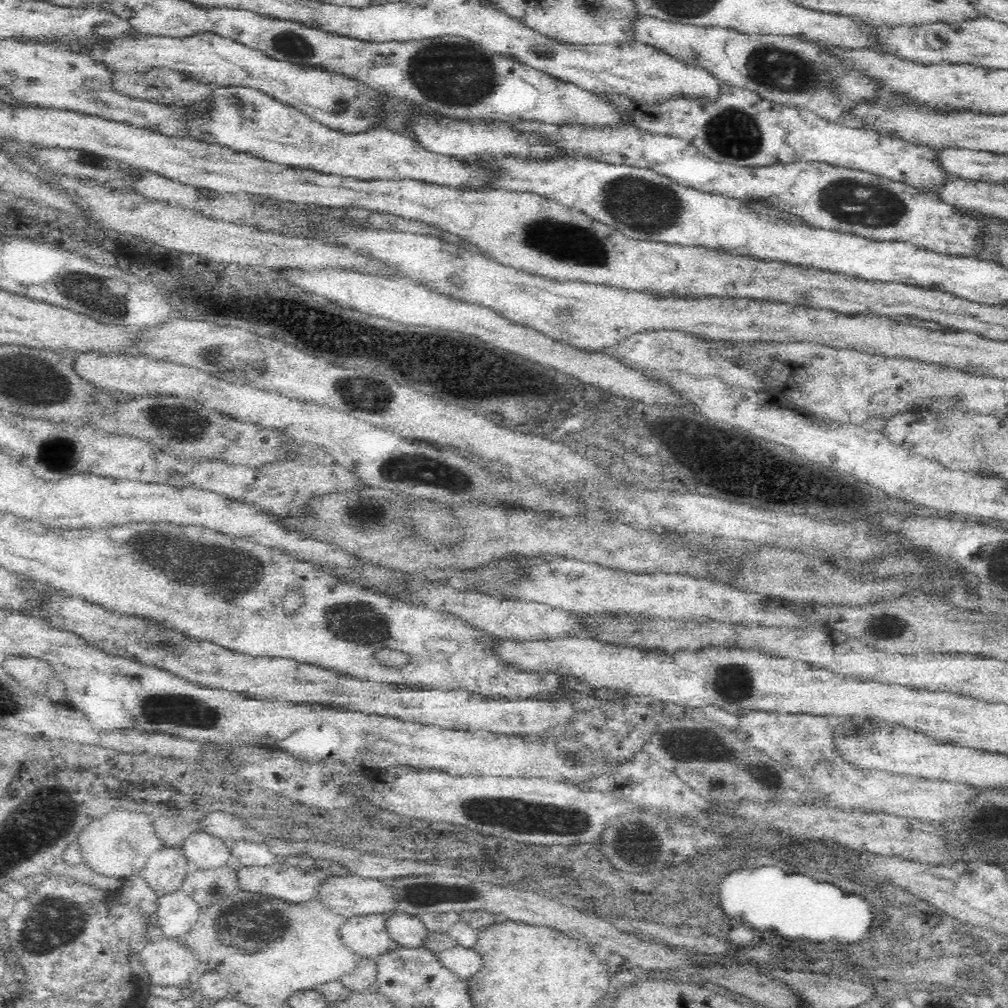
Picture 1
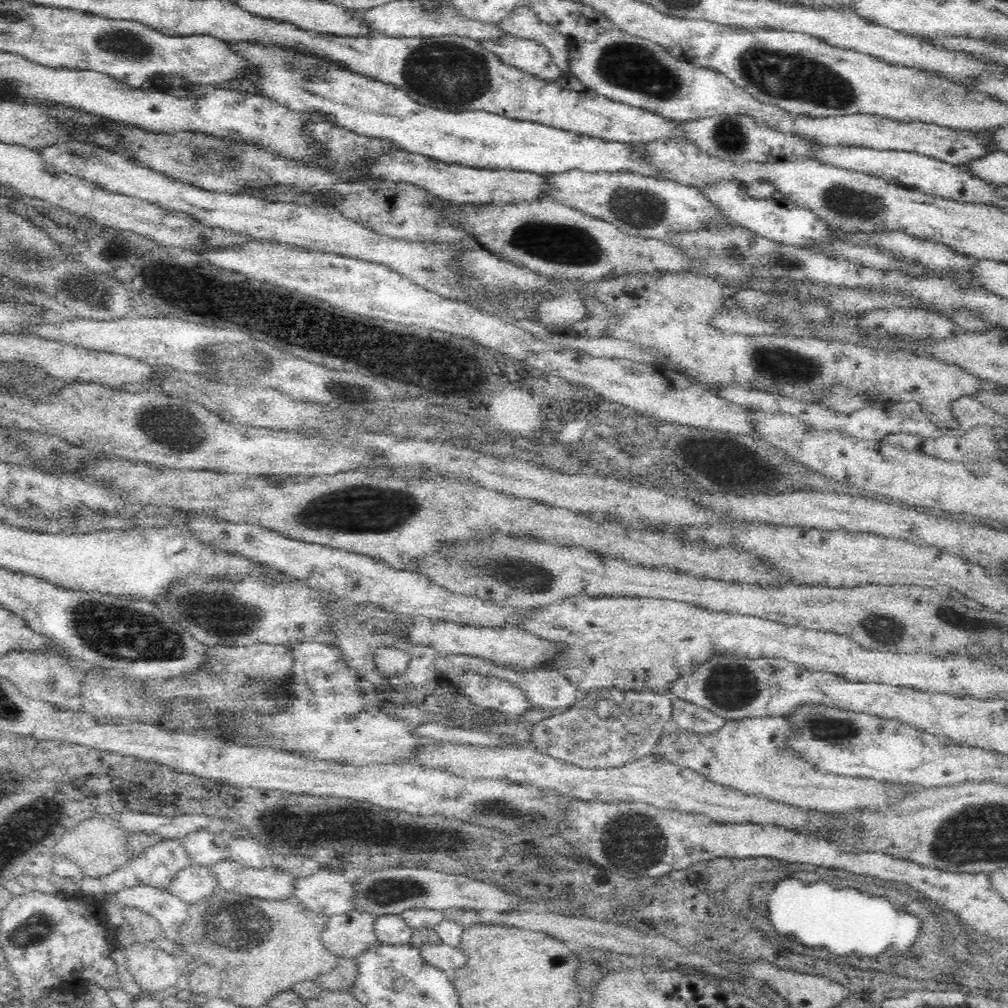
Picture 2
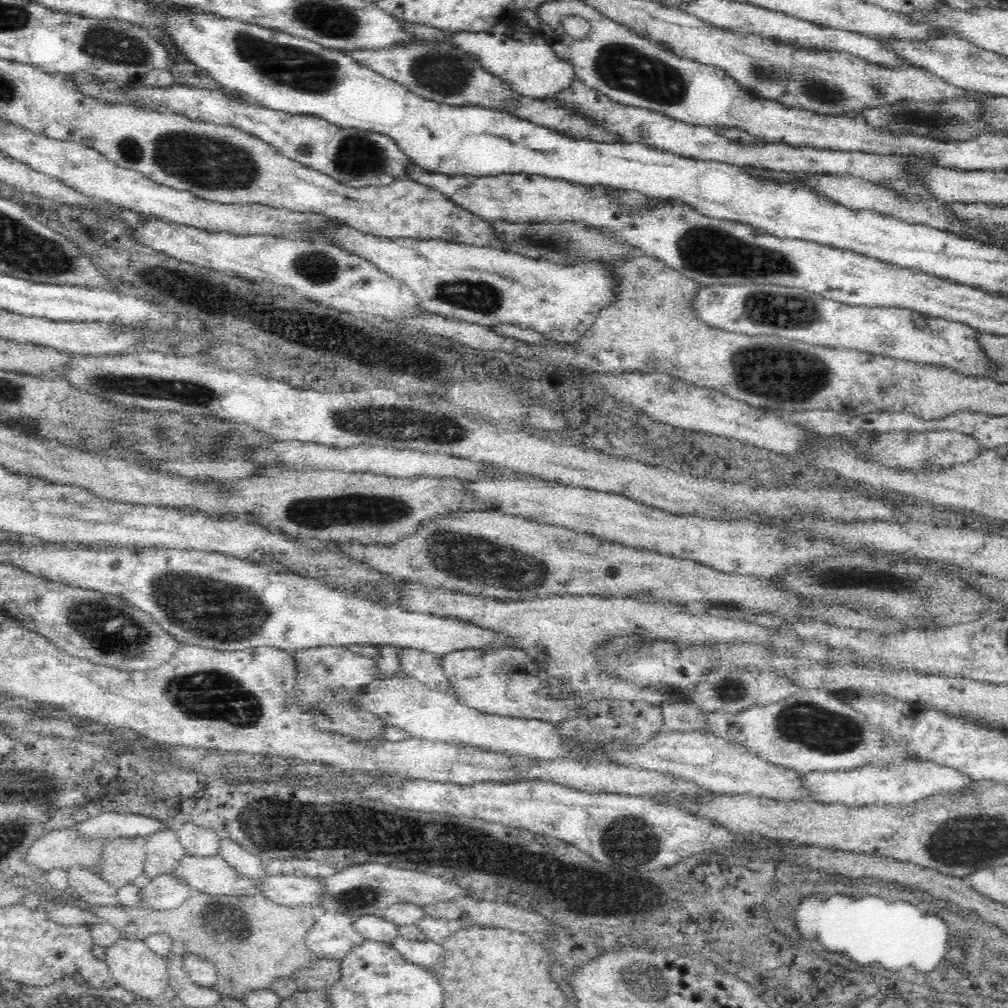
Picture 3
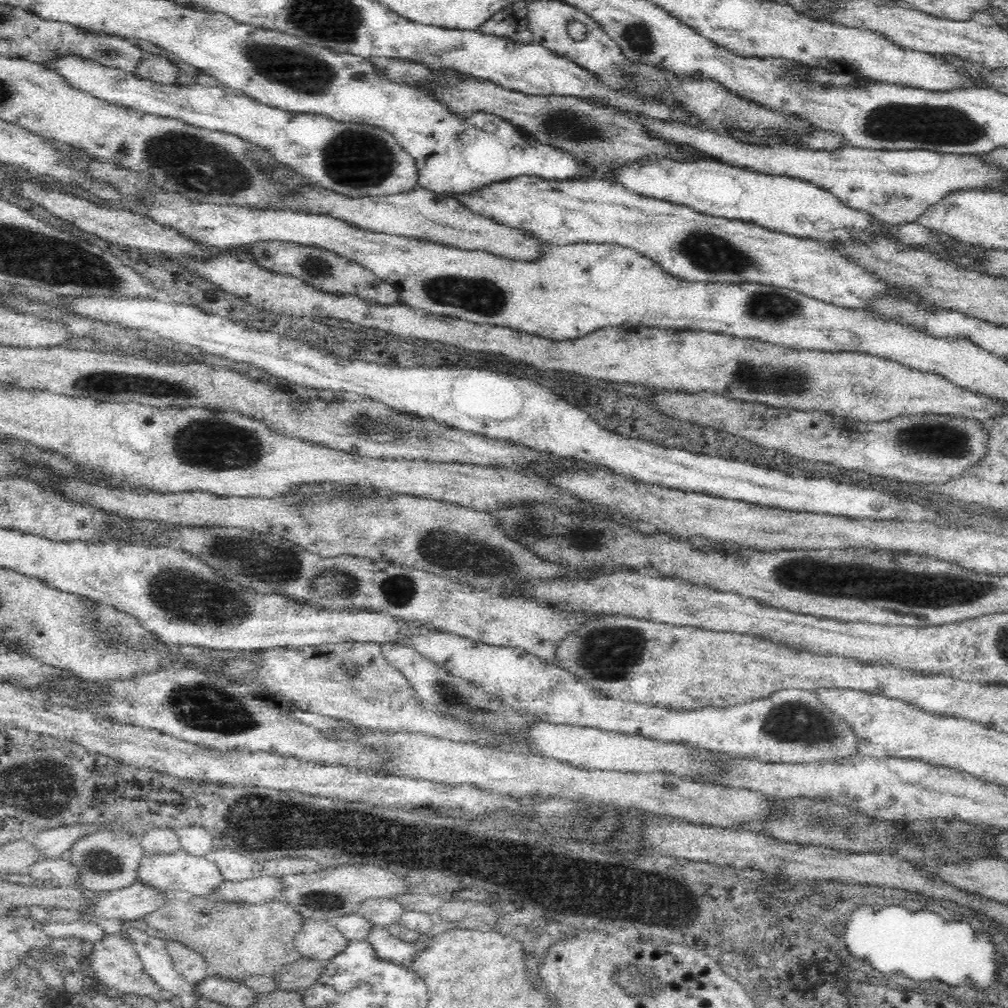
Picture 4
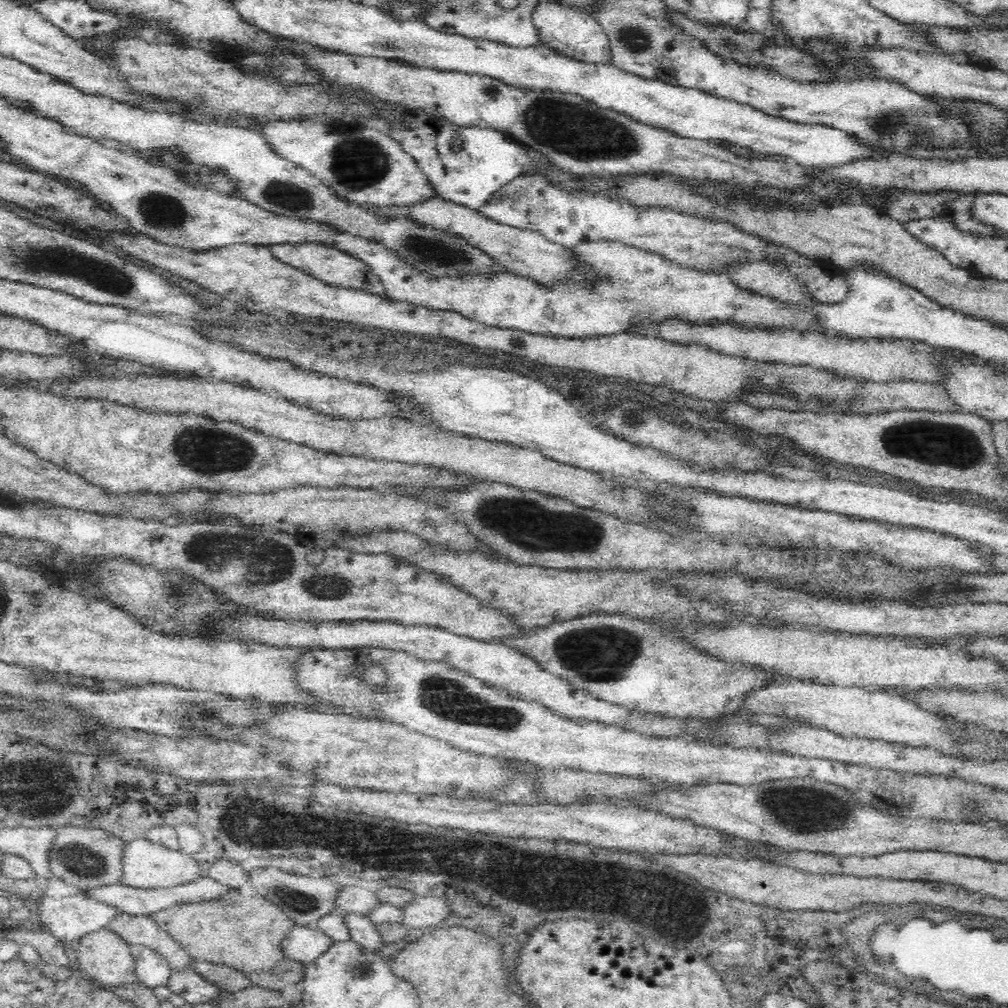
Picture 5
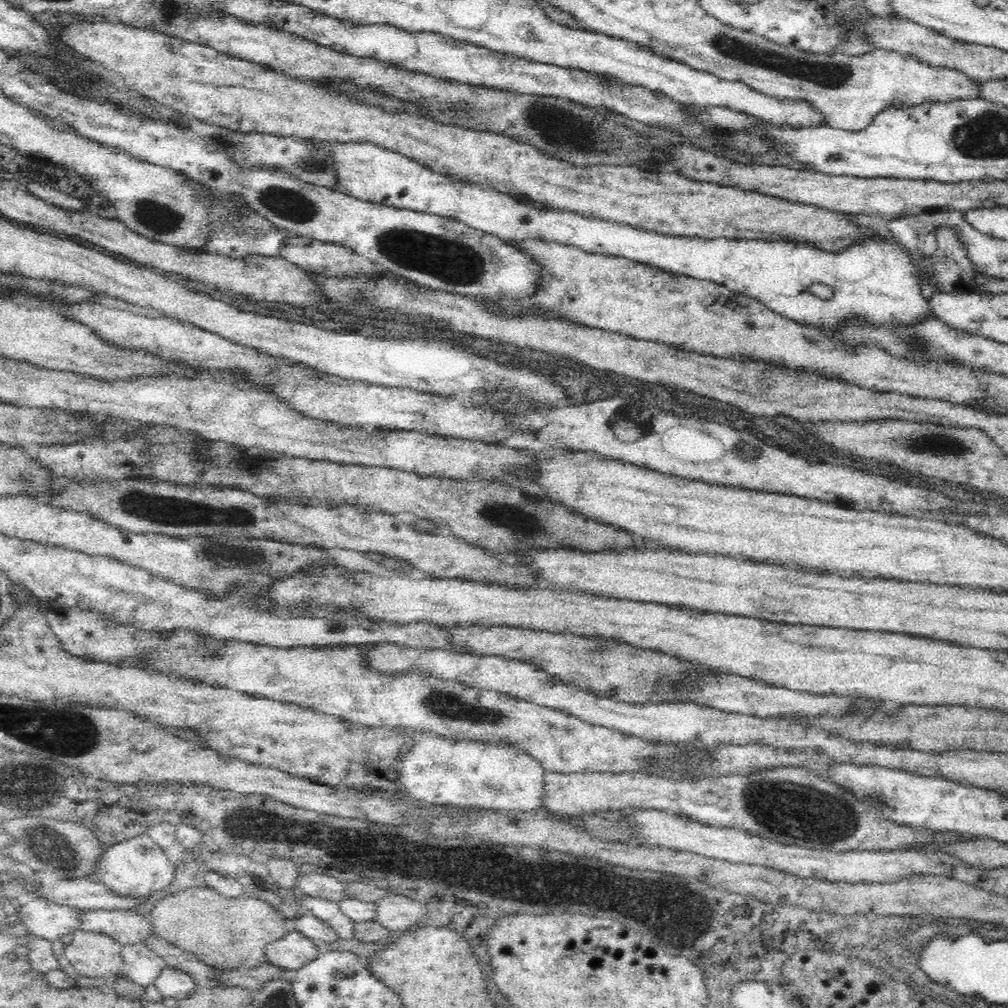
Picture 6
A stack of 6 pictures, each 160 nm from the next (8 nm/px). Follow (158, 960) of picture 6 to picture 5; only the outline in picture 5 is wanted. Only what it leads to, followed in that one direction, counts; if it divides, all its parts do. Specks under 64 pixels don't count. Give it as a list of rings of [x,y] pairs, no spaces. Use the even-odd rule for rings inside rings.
[[[133,944],[130,948],[134,955],[138,980],[149,987],[167,985],[174,971],[167,958],[143,944]]]

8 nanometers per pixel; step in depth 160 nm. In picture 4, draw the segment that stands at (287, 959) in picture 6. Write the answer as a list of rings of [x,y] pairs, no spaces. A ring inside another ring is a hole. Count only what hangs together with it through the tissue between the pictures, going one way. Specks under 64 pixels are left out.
[[[305,919],[294,945],[306,959],[325,963],[338,956],[342,950],[346,950],[350,941],[333,921]]]

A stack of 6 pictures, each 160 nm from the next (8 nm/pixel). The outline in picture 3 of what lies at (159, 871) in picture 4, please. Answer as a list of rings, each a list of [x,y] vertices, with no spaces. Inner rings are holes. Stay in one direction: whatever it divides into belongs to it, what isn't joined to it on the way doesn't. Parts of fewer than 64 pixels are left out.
[[[216,854],[200,858],[186,855],[174,872],[178,877],[184,877],[194,888],[208,892],[208,894],[240,894],[240,896],[254,896],[264,894],[266,876],[248,878],[242,876],[230,863]]]

